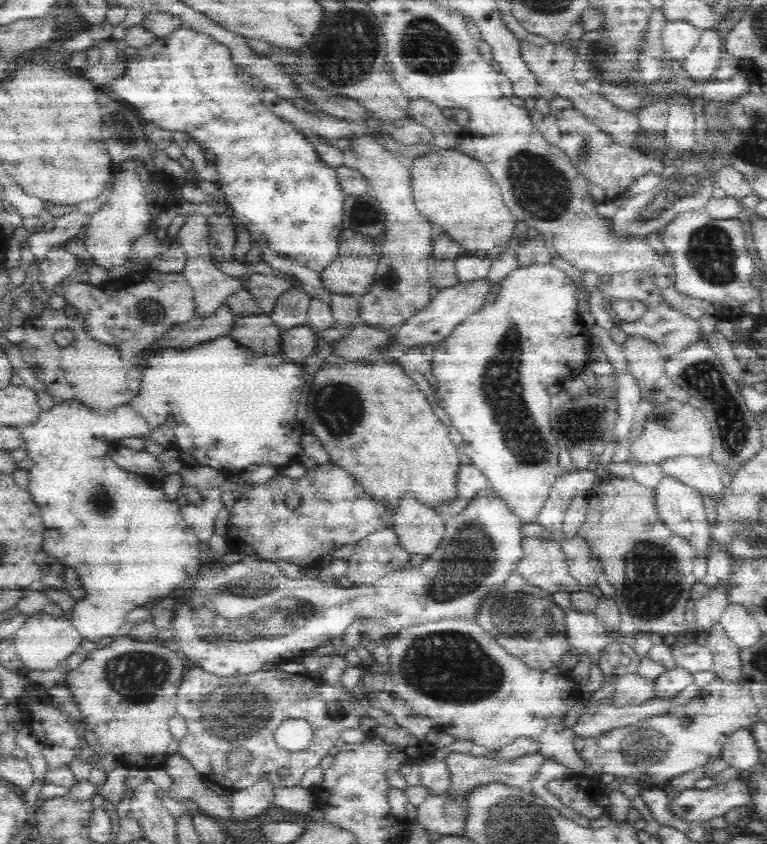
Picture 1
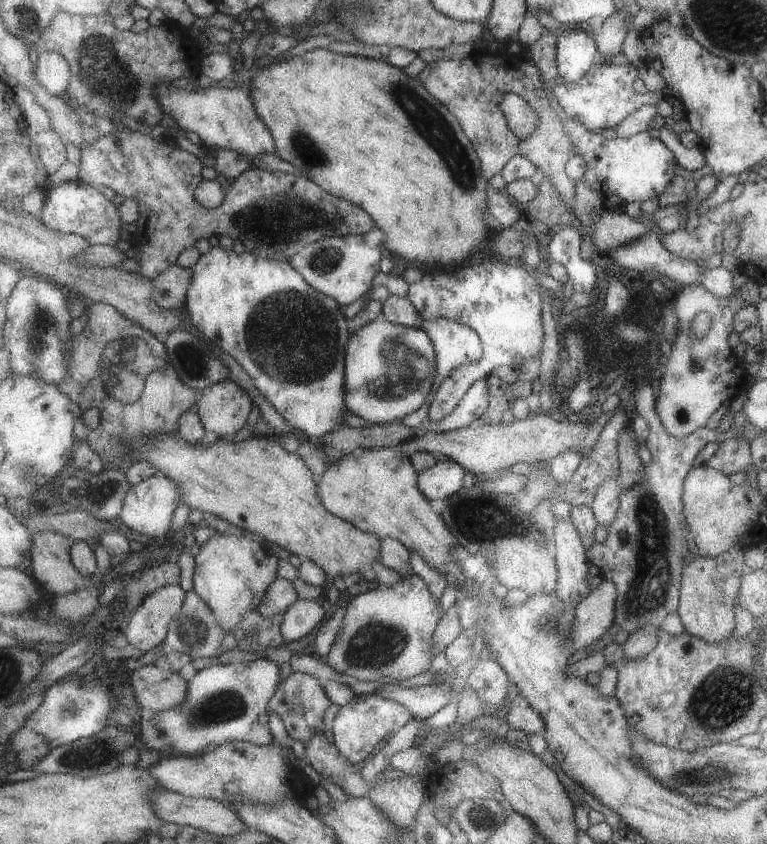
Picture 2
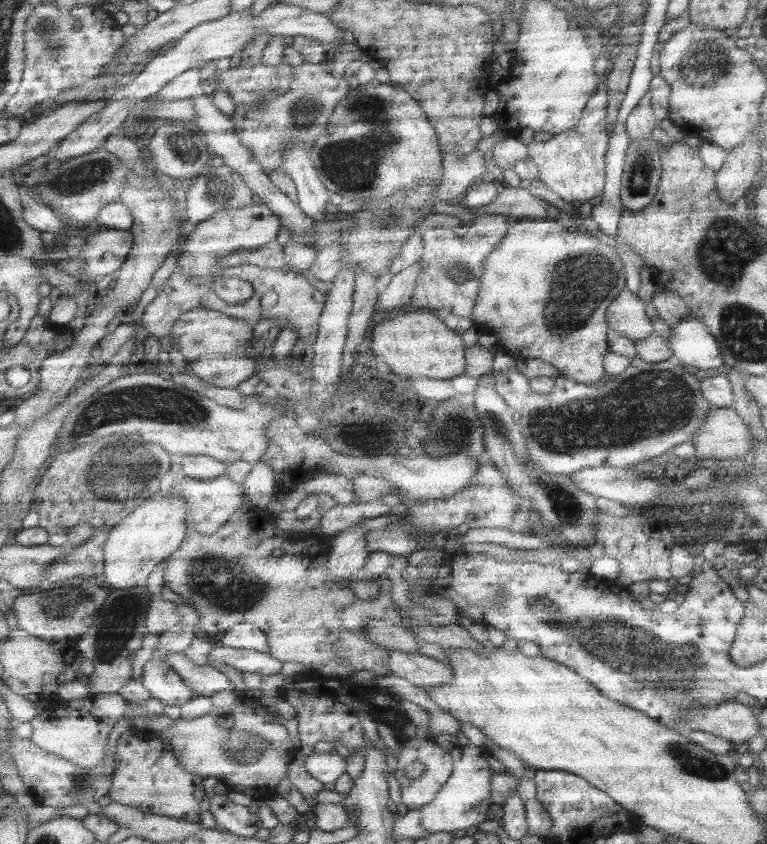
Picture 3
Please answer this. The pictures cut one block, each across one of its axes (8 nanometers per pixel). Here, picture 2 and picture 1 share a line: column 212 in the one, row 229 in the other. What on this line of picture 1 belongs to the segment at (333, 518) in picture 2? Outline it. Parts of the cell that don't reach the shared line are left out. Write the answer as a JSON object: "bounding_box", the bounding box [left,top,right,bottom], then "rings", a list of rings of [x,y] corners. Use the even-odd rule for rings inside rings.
{"bounding_box":[409,148,515,251],"rings":[[[437,148],[418,156],[409,170],[413,202],[428,223],[442,227],[452,241],[469,251],[508,247],[515,230],[512,214],[500,196],[500,188],[478,160],[462,150]]]}

